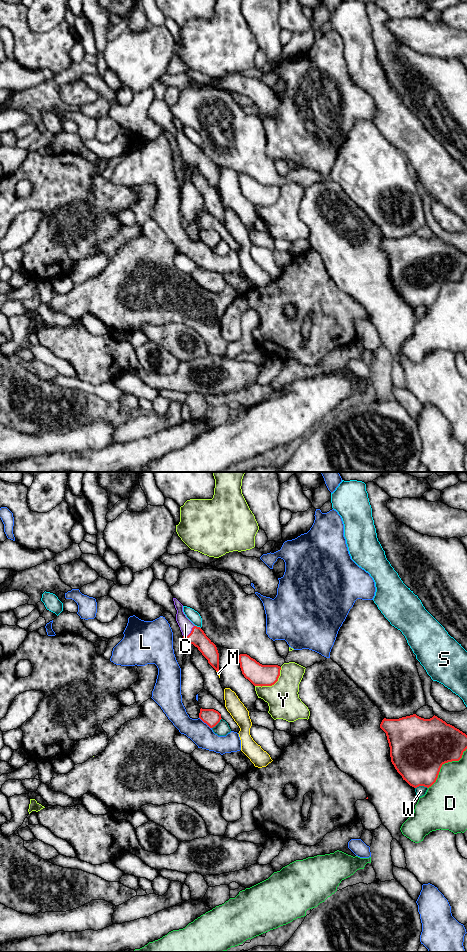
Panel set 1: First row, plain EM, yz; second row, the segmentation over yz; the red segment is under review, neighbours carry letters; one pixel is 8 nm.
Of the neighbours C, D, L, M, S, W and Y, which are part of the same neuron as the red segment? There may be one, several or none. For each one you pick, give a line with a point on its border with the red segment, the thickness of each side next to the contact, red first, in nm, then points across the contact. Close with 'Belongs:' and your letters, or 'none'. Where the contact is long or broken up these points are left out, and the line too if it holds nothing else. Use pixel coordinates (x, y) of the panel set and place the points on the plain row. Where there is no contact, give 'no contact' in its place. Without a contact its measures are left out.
C: meets red in yz at (191, 152); 140 nm thick on the red side, 100 nm on the other; runs through yz (197, 157), (191, 152), (185, 144)
Belongs: C

